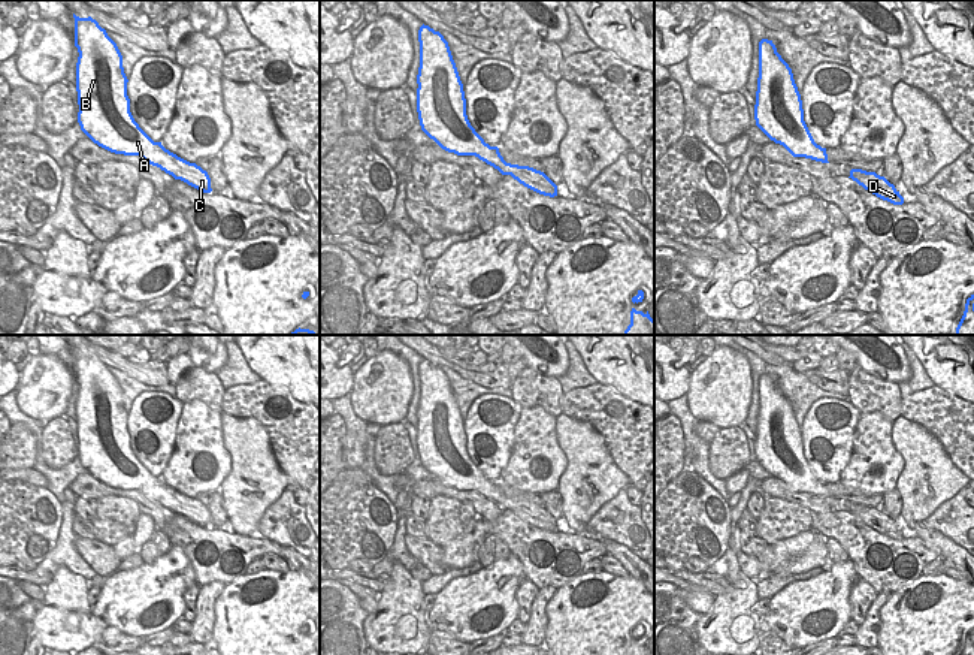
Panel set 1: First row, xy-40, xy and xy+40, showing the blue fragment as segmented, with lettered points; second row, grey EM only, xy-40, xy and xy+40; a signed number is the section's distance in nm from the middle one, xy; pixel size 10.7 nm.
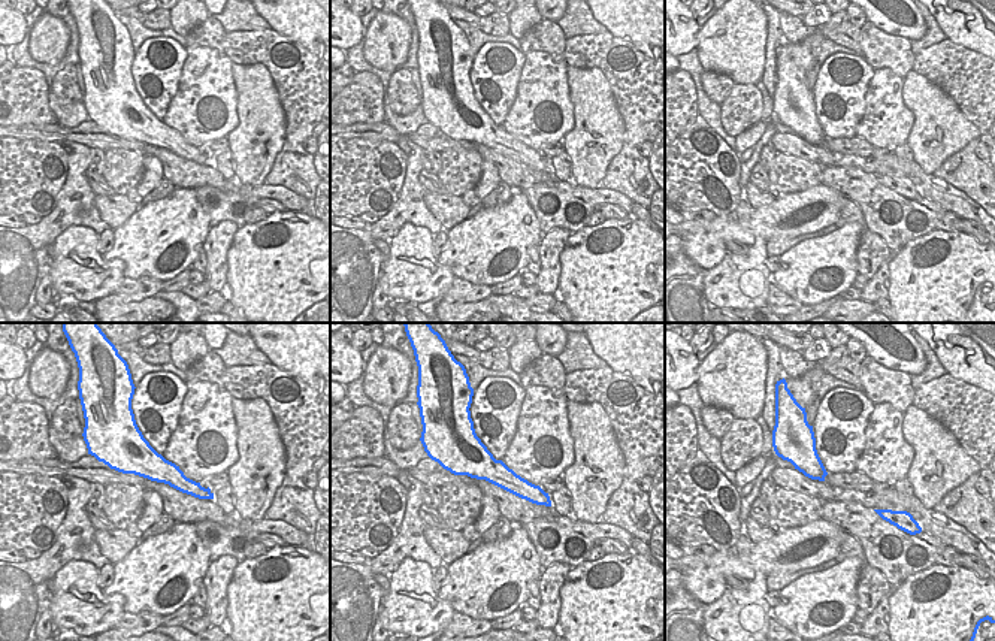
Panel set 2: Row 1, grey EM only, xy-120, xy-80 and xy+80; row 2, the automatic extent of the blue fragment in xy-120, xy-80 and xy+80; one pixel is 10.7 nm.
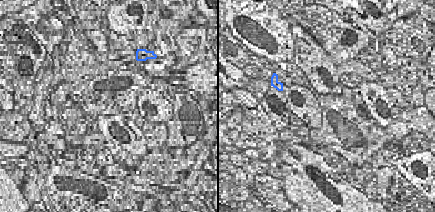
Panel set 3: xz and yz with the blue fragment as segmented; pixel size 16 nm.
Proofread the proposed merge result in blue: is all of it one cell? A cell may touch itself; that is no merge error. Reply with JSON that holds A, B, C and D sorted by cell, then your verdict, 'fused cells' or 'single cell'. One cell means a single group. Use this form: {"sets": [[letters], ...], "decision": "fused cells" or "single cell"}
{"sets": [["A", "B", "C", "D"]], "decision": "single cell"}

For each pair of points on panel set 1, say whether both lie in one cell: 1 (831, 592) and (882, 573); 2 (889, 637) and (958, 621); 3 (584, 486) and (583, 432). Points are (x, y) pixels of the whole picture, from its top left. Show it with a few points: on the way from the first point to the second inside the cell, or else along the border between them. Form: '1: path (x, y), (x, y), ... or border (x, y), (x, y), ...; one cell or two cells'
1: border (850, 558), (859, 577); two cells
2: path (906, 637), (917, 634), (934, 621), (941, 621); one cell
3: path (583, 473), (583, 446); one cell

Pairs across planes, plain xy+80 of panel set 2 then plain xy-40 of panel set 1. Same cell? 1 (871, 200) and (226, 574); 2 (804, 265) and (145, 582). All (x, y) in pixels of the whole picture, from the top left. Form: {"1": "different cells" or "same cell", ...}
{"1": "same cell", "2": "same cell"}

